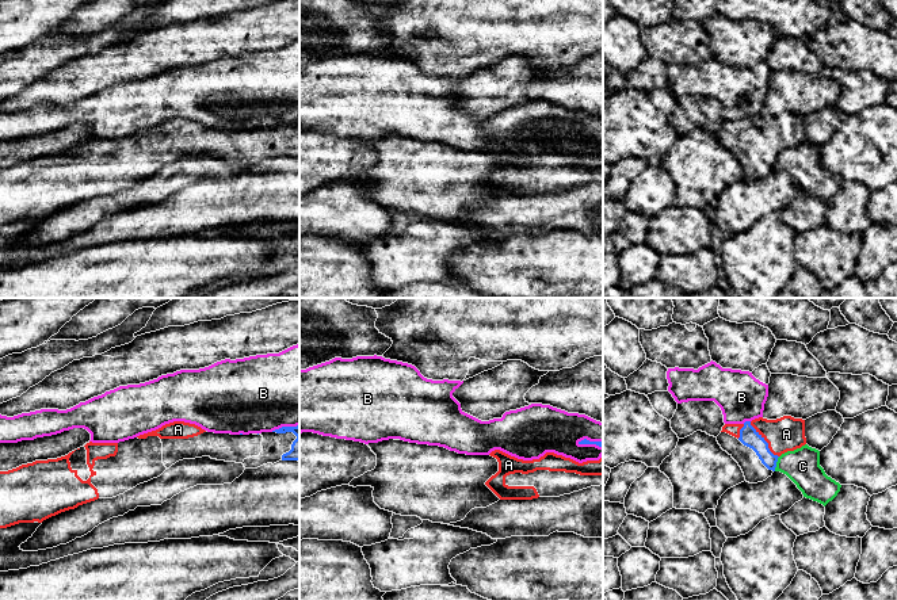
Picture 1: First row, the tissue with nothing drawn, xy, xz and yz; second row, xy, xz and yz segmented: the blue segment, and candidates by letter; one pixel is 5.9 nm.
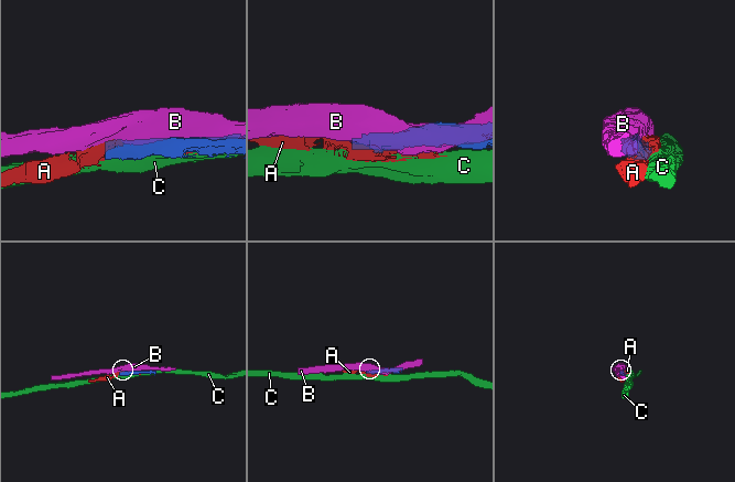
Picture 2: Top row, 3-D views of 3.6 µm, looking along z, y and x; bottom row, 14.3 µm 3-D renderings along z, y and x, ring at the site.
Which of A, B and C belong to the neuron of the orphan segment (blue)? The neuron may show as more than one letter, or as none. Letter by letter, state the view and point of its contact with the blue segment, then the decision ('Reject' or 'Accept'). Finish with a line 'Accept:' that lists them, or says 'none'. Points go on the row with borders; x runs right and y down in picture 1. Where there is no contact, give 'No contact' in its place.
A: Touches blue at yz (764, 440). Accept
B: Touches blue at xz (590, 443). Reject
C: Touches blue at yz (775, 463). Reject
Accept: A

